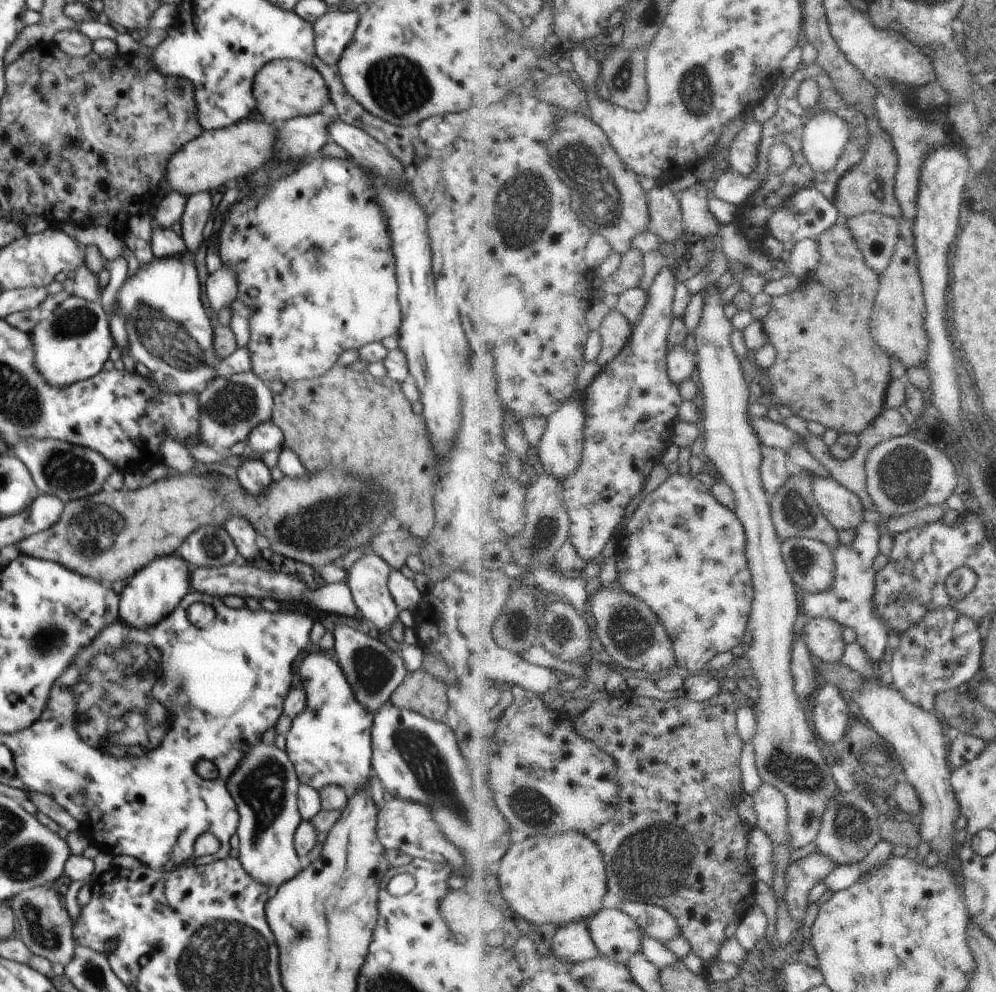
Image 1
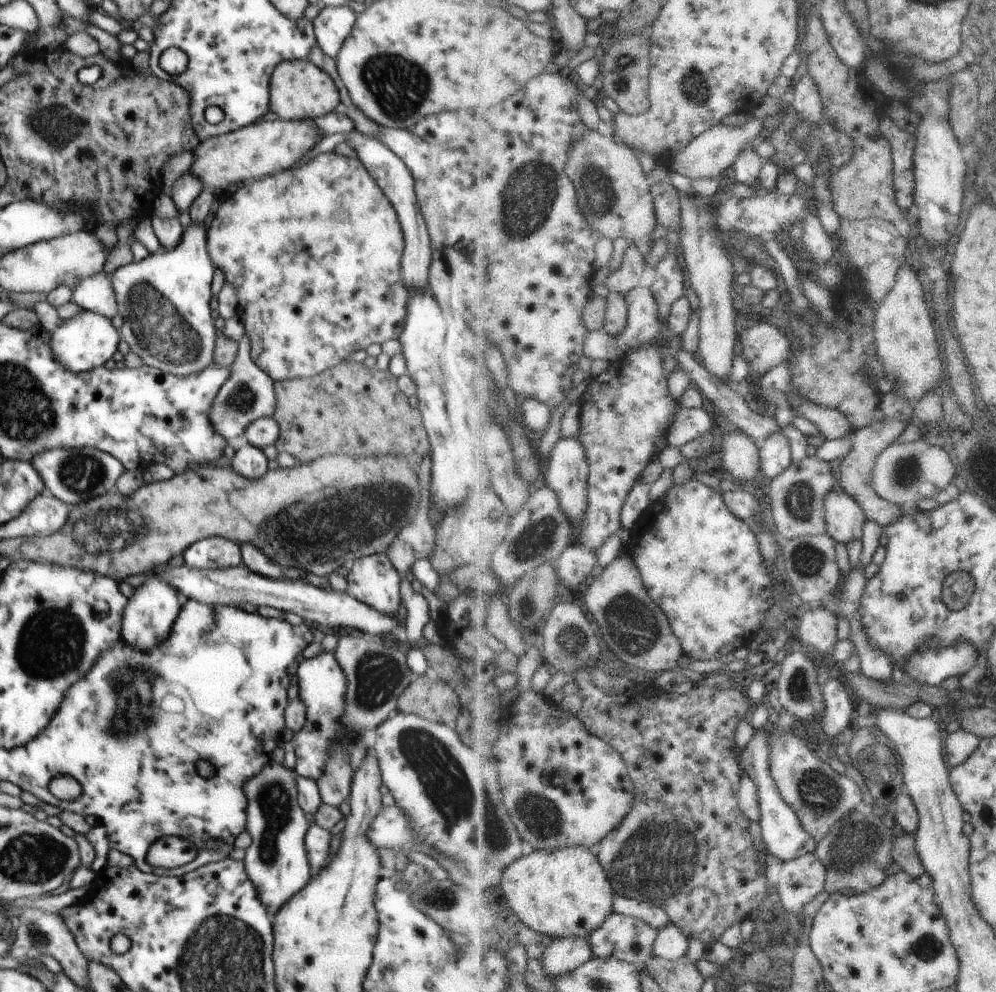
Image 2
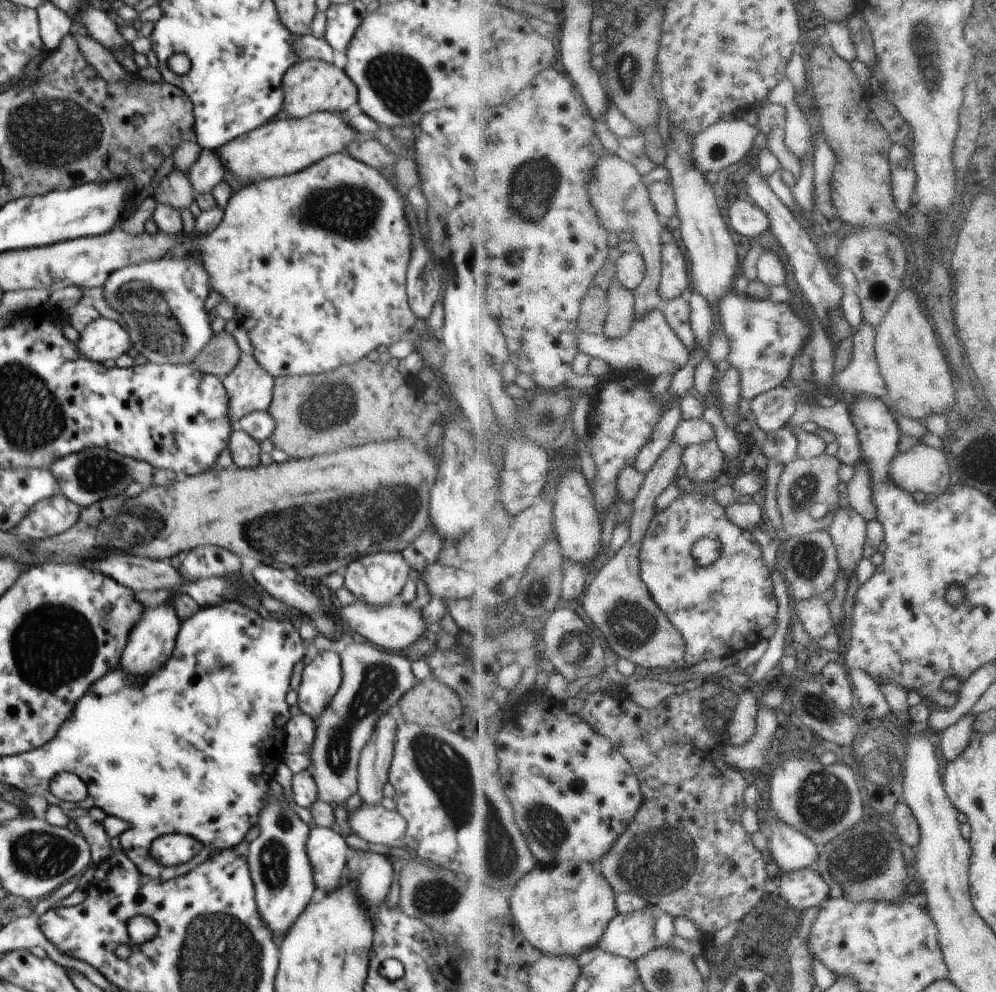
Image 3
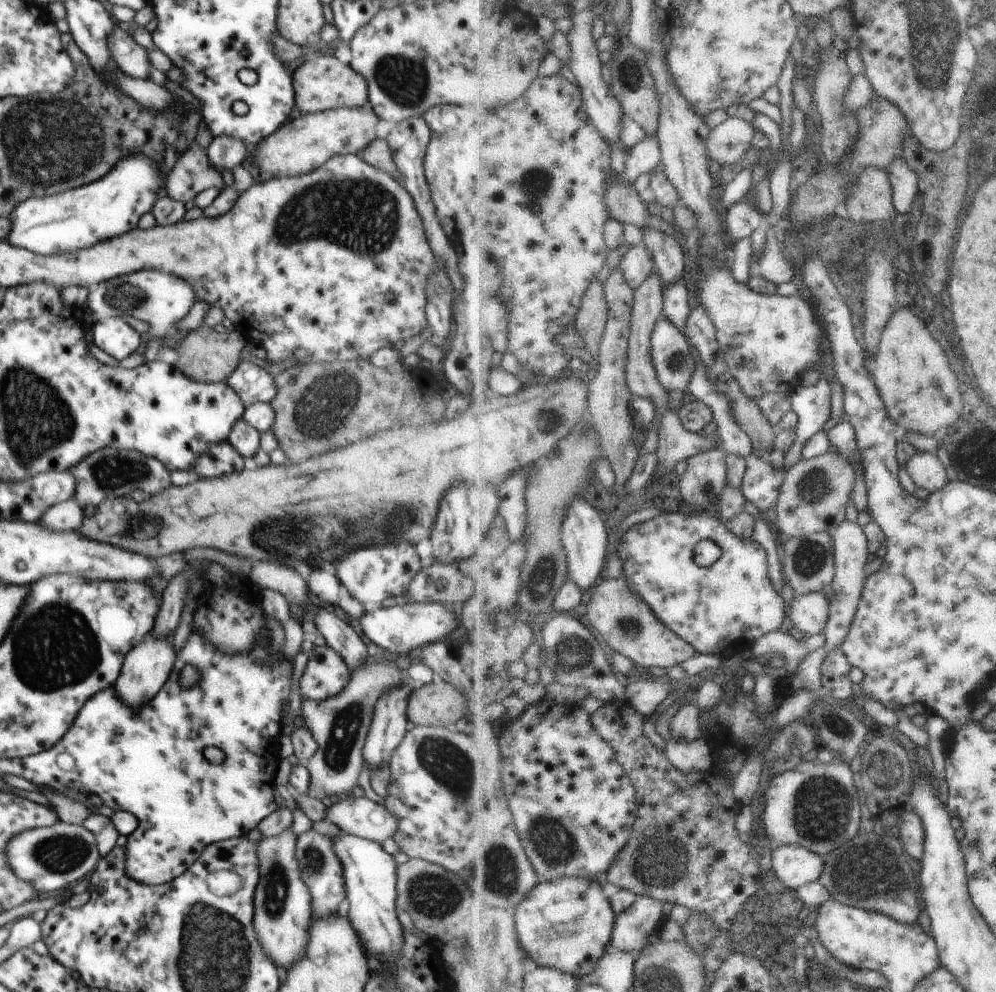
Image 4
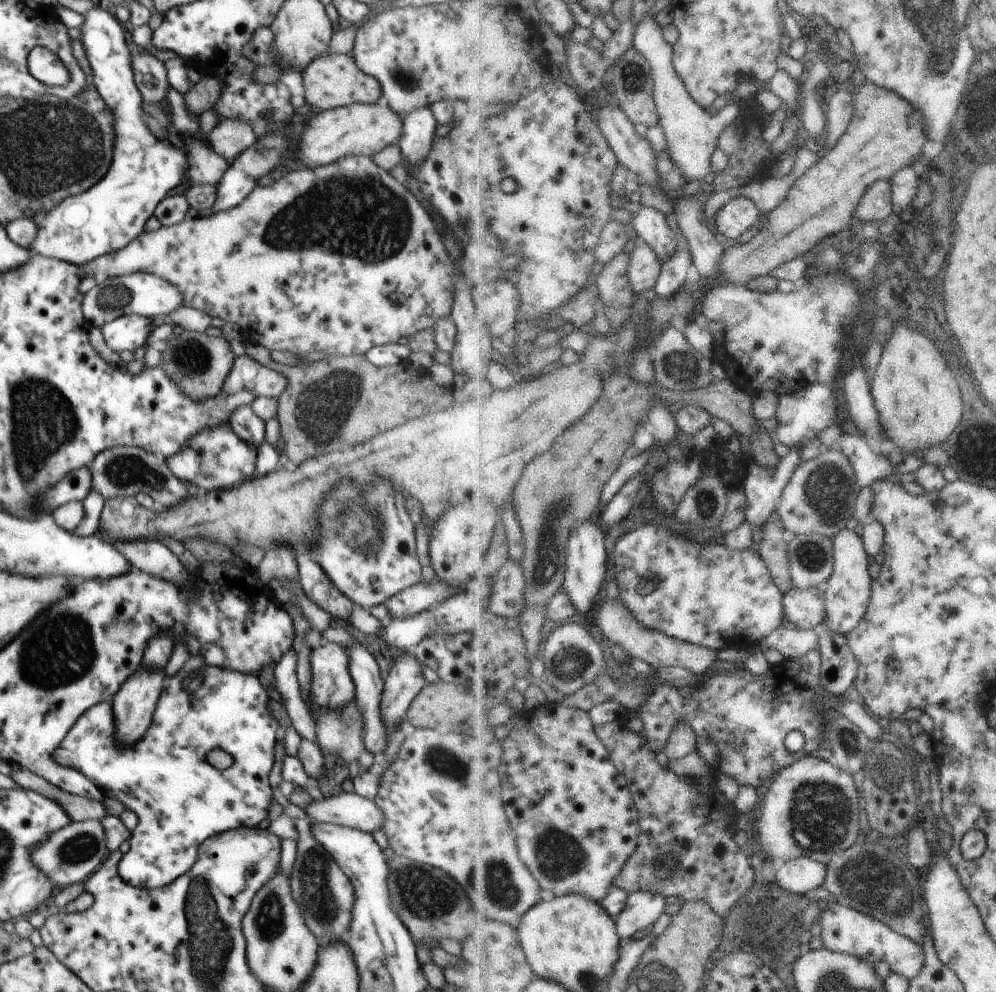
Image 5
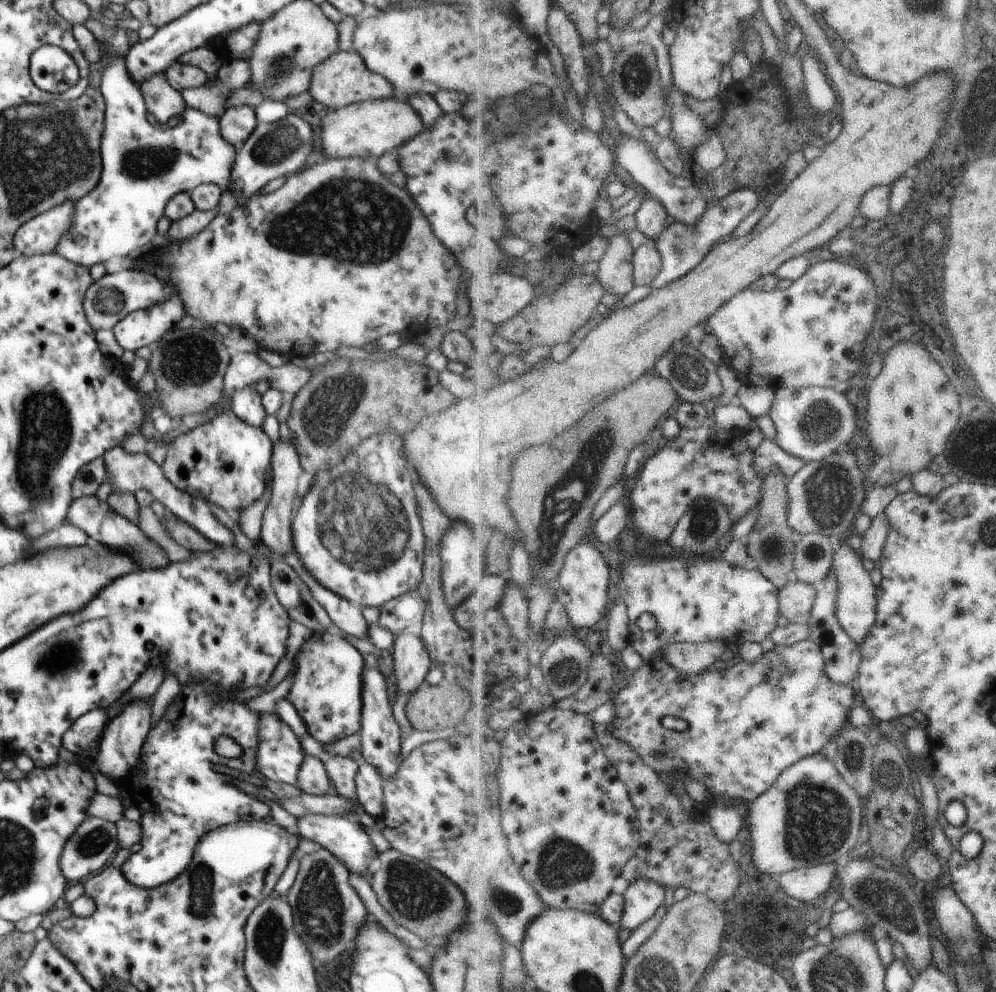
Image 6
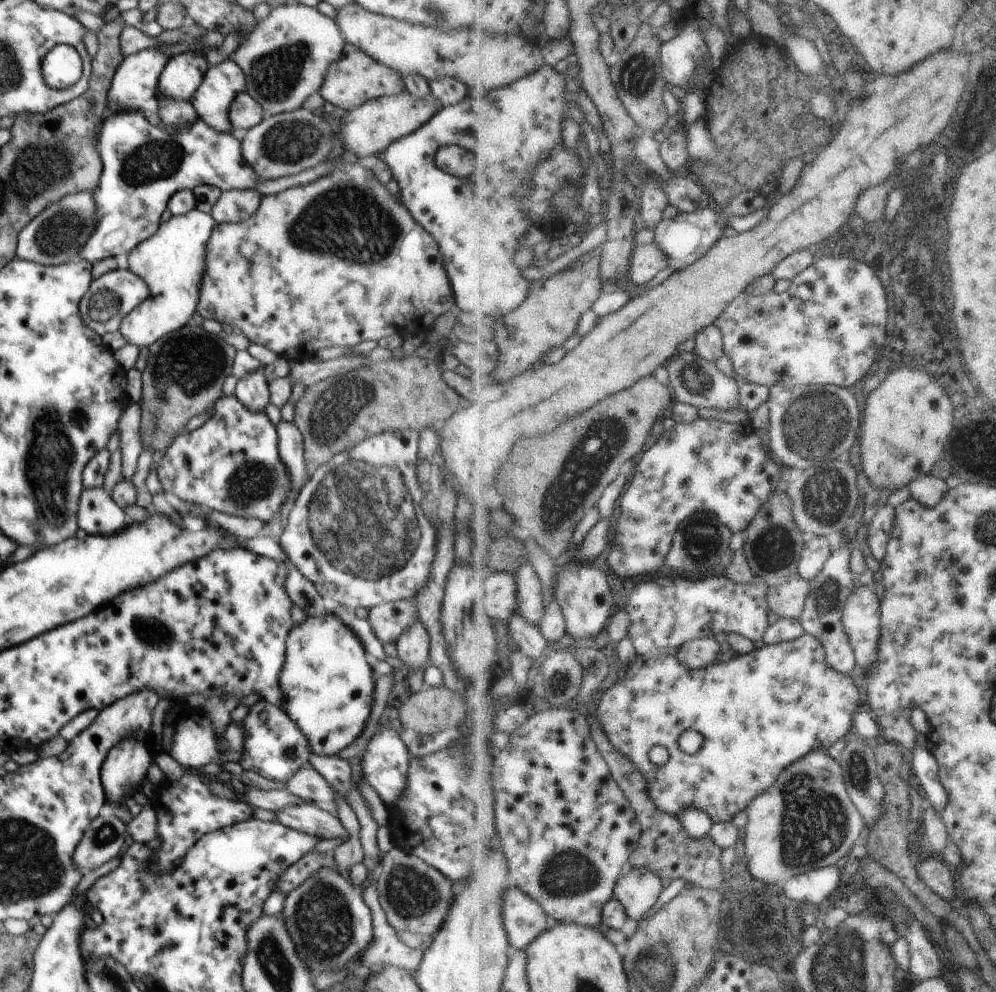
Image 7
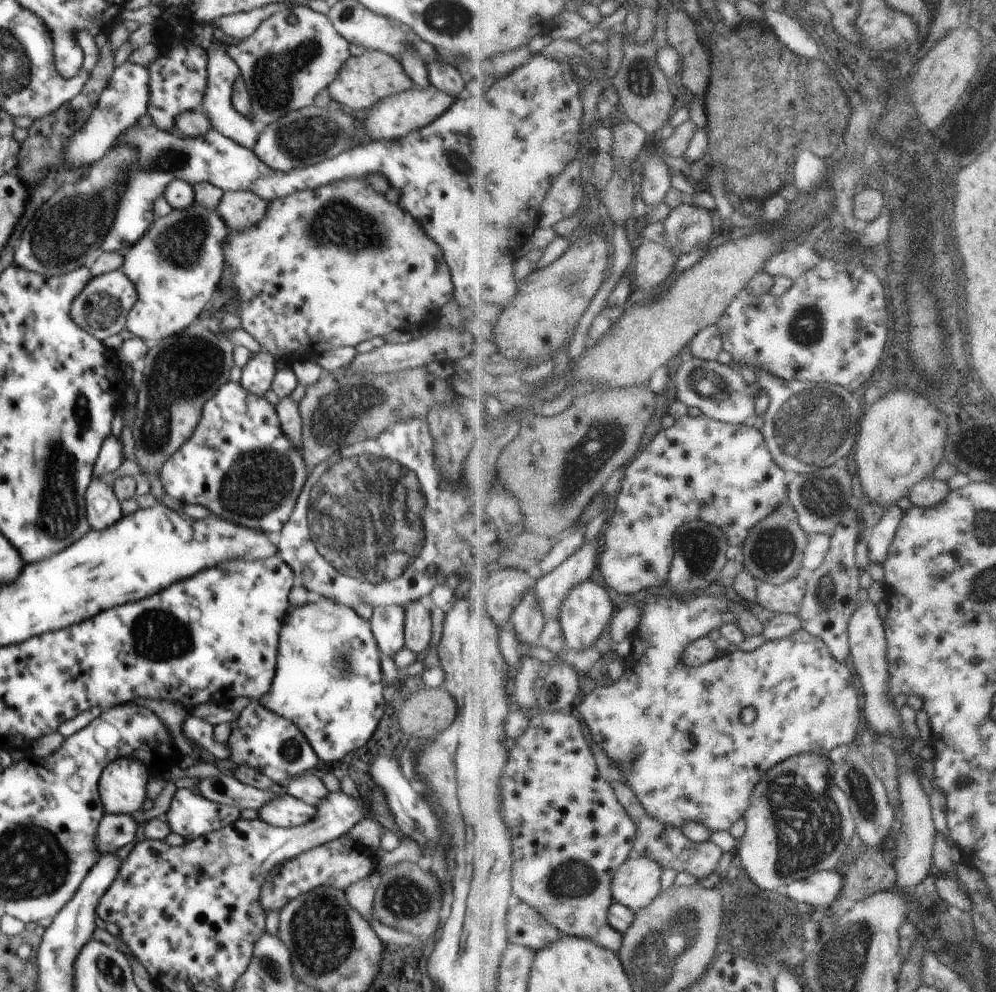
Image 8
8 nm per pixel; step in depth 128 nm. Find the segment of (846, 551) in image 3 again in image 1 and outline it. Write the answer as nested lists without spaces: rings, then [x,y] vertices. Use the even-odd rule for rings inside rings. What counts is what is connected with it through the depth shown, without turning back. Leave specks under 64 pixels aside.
[[[815,476],[814,486],[822,510],[838,530],[857,530],[868,520],[860,496],[838,480]]]

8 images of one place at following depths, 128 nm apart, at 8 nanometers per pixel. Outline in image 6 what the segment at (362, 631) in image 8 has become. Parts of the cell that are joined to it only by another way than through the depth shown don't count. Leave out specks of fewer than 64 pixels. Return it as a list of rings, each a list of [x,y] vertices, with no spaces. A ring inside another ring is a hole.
[[[336,630],[311,636],[298,654],[297,671],[287,698],[311,736],[323,745],[332,744],[361,730],[365,662],[363,655]]]

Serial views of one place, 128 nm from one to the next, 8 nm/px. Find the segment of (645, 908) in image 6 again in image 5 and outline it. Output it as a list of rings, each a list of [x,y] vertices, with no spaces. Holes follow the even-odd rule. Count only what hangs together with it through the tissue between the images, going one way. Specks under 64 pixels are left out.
[[[652,891],[631,893],[628,908],[617,920],[619,933],[624,938],[632,938],[634,934],[654,926],[662,914],[666,913],[668,905],[663,894]]]

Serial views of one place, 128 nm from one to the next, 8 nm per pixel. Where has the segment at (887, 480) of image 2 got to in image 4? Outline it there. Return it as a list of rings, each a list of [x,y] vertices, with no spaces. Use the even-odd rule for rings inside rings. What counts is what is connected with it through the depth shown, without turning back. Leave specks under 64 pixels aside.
[[[918,451],[905,467],[918,488],[933,493],[948,485],[946,470],[934,453]]]

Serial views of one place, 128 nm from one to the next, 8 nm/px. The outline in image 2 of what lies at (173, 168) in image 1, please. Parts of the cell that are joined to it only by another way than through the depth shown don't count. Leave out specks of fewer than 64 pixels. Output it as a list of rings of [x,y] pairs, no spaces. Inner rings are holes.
[[[284,119],[250,123],[234,132],[212,137],[199,143],[191,173],[200,177],[205,190],[227,189],[234,184],[246,184],[297,166],[305,162],[306,154],[322,140],[319,131],[310,120]],[[297,164],[297,165],[296,165]]]

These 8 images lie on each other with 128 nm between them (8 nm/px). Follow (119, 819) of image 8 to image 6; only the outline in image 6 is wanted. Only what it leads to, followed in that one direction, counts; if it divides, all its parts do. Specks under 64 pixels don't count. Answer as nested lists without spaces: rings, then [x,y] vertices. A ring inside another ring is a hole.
[[[87,816],[86,820],[75,830],[66,842],[59,865],[70,885],[87,880],[90,876],[100,872],[115,856],[119,849],[117,826],[112,821],[100,817]]]

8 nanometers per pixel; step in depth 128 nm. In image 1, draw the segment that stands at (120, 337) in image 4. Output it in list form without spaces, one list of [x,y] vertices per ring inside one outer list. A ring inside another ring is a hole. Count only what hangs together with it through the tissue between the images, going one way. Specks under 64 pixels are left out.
[[[74,295],[66,298],[53,312],[44,313],[30,336],[35,346],[35,365],[52,386],[65,387],[98,374],[113,347],[109,316],[100,302]]]

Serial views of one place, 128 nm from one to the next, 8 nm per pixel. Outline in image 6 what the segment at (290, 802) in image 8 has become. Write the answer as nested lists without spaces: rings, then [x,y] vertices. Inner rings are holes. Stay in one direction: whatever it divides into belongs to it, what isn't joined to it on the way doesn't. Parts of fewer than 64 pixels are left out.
[[[310,813],[297,818],[295,832],[301,838],[313,840],[322,848],[328,849],[340,862],[346,864],[350,872],[360,873],[363,877],[368,878],[378,868],[379,853],[376,852],[366,831],[356,821],[342,815]]]

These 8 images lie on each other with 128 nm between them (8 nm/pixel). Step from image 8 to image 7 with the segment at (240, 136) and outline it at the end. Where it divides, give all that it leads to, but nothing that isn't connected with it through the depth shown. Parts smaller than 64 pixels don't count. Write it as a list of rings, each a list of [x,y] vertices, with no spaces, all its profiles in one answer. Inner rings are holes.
[[[229,58],[209,66],[198,90],[191,96],[200,119],[221,133],[231,132],[229,108],[234,97],[245,91],[244,71]]]

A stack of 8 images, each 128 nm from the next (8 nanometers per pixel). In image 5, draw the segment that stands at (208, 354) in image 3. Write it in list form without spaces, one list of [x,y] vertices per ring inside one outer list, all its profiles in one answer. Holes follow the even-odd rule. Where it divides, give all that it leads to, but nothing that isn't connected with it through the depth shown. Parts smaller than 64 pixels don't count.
[[[184,329],[179,335],[172,334],[162,346],[160,347],[161,367],[166,376],[191,399],[205,401],[221,392],[236,357],[230,348],[230,343],[224,337],[214,337],[205,332]]]

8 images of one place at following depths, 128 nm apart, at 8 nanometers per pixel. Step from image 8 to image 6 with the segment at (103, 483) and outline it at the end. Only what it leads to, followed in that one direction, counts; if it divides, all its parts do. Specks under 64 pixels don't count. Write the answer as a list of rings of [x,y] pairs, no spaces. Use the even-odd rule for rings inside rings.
[[[96,495],[74,499],[67,512],[67,522],[84,530],[90,541],[128,553],[140,565],[140,570],[157,569],[170,564],[168,555],[156,541],[148,538],[136,523],[114,512],[107,502],[102,502]]]

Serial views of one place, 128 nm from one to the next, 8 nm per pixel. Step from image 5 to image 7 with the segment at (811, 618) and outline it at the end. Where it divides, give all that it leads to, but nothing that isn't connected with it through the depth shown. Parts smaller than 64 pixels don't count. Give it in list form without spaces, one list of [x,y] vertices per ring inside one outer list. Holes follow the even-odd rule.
[[[796,574],[785,585],[769,588],[771,610],[780,618],[800,619],[806,610],[810,593],[811,581]]]

